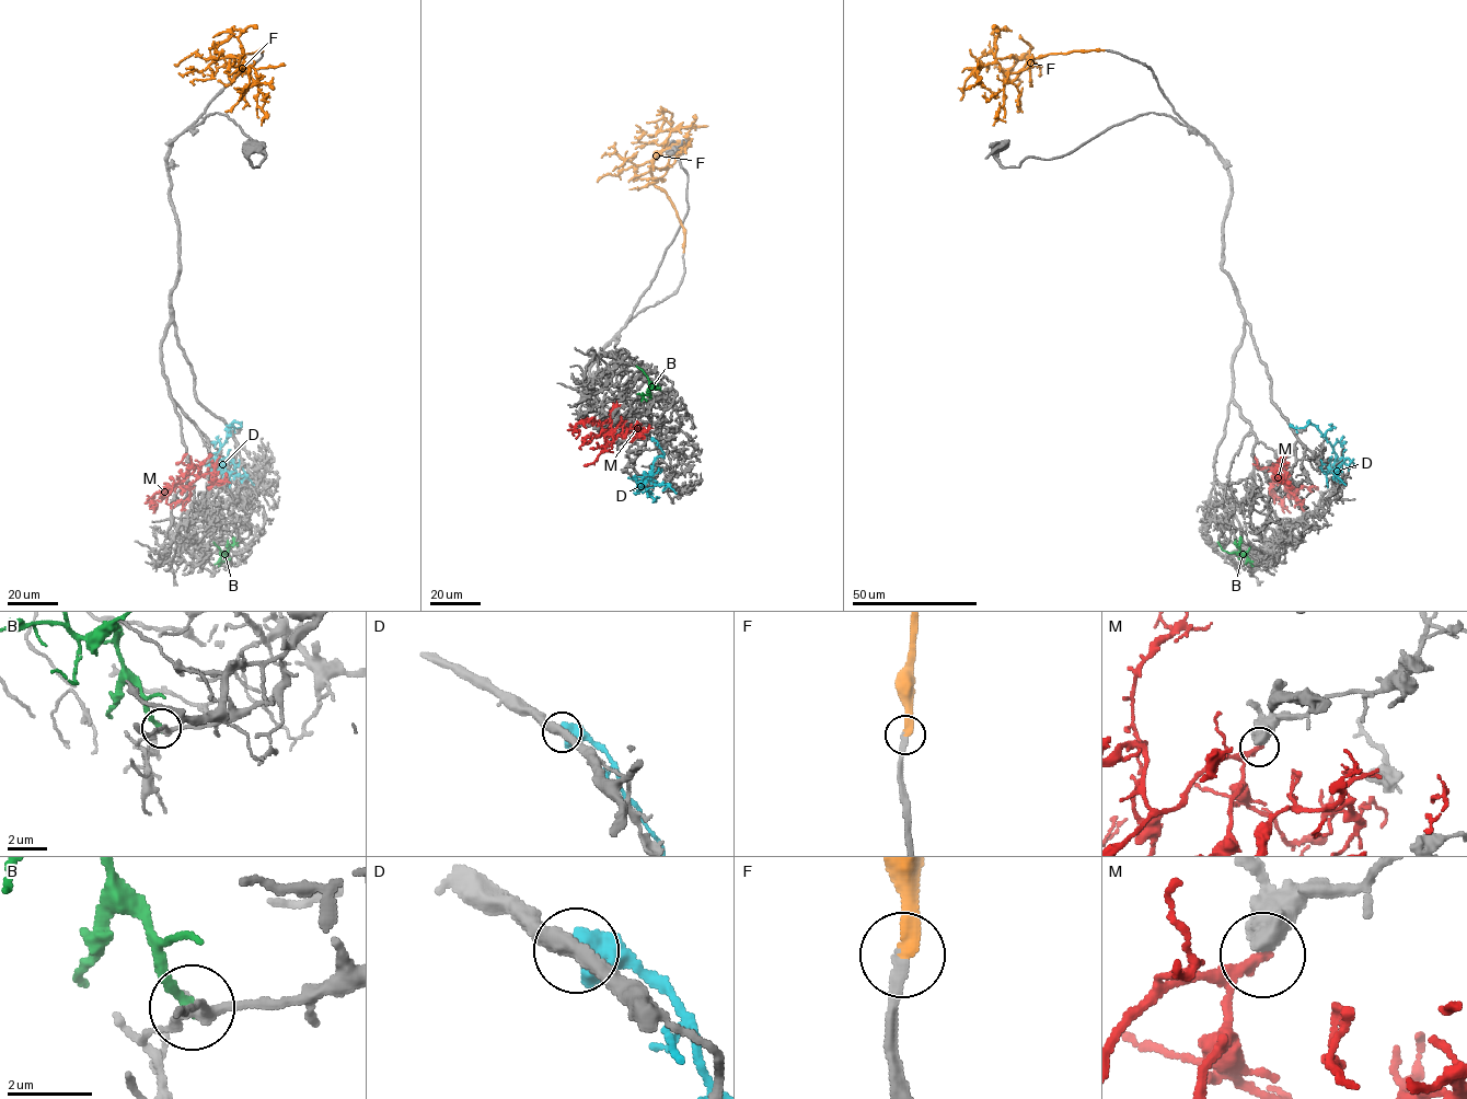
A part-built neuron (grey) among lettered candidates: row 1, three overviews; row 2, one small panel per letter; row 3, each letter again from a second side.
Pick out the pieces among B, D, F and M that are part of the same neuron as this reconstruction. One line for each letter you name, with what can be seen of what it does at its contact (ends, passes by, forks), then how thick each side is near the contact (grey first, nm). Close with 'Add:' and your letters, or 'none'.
F: It ends there. Thickness 240 nm (grey) against 280 nm
Add: F

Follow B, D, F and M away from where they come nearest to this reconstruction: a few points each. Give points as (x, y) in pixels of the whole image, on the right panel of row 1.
B: (1251, 566), (1246, 552), (1229, 553), (1217, 542)
D: (1290, 426), (1297, 428), (1308, 423), (1314, 425), (1332, 447), (1335, 467), (1340, 467), (1336, 475), (1344, 484)
F: (1104, 50), (1039, 56), (1011, 82), (996, 60), (1027, 53), (1034, 66)
M: (1272, 463), (1280, 474), (1272, 471), (1278, 482), (1270, 487), (1290, 512)

